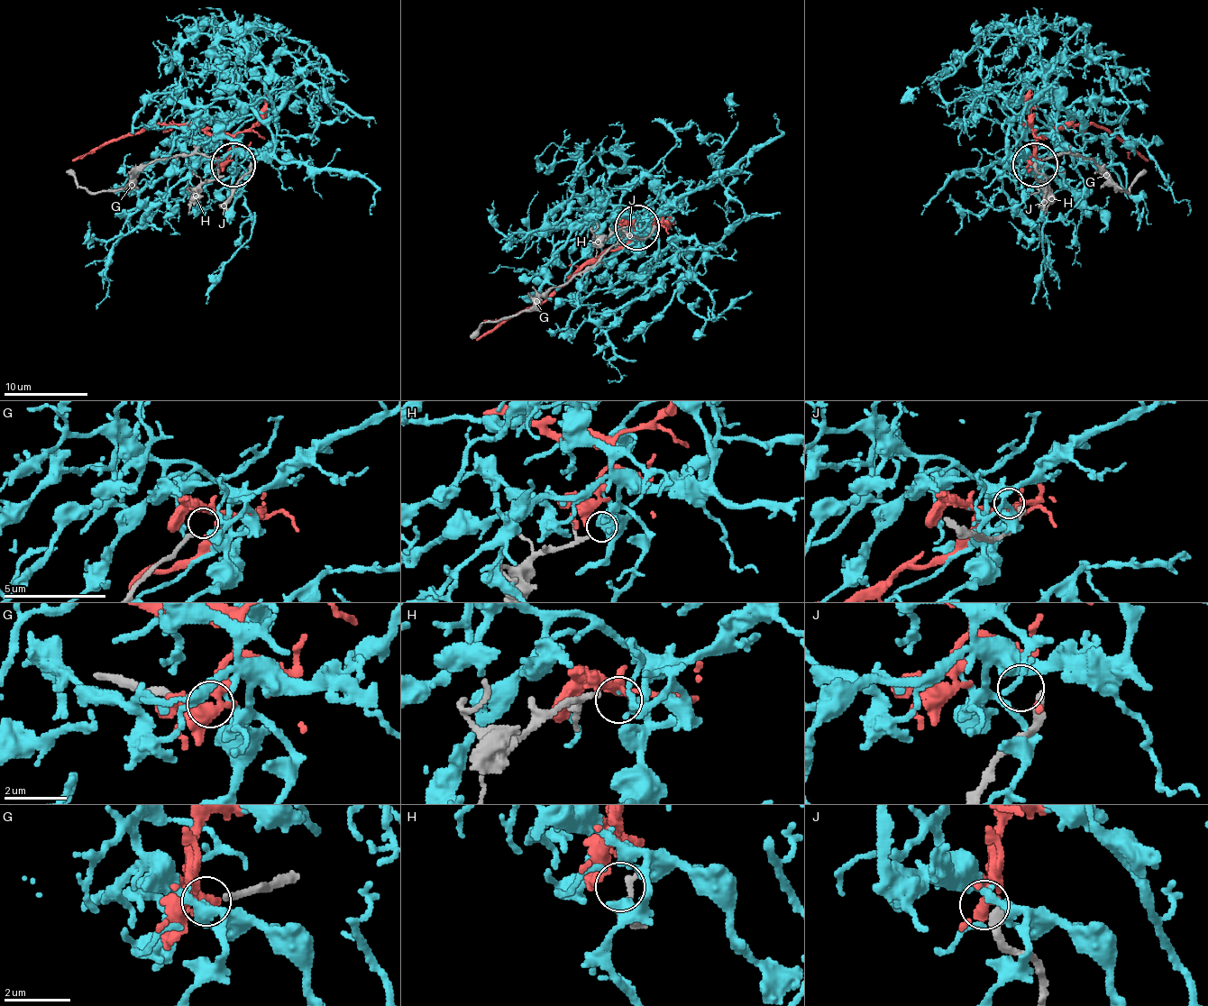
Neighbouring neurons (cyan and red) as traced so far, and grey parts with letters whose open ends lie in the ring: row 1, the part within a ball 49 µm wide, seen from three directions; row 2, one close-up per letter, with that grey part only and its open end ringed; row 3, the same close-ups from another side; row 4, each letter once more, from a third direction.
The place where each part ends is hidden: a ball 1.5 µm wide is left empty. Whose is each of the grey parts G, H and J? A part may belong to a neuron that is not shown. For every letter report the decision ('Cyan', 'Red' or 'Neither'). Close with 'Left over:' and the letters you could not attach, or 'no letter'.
G: Neither
H: Cyan
J: Red
Left over: G

